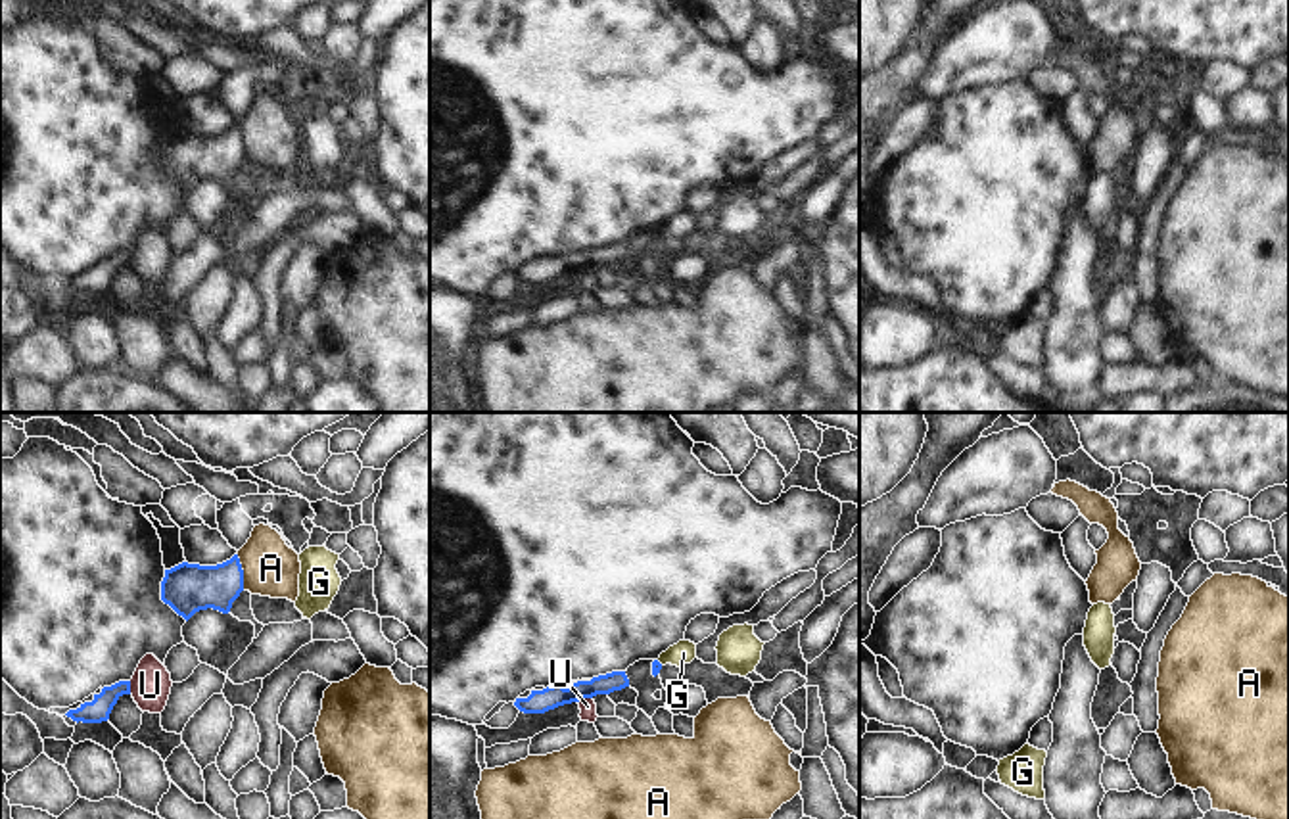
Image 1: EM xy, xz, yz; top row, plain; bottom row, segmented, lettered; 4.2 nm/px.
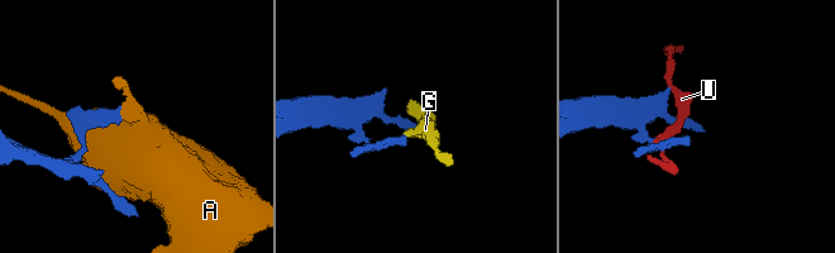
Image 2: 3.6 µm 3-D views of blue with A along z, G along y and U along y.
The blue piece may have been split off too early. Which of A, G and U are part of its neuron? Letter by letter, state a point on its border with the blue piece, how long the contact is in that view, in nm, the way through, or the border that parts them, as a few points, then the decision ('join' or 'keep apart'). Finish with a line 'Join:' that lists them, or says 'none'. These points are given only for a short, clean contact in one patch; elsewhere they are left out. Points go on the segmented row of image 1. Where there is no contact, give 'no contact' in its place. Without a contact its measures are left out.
A: xy (242, 572) | 160 nm | along xy (236, 553), (242, 564), (244, 589) | keep apart
G: xz (658, 662) | 40 nm | along xz (656, 660), (662, 664) | keep apart
U: xz (584, 697) | 70 nm | along xz (591, 697), (578, 702) | keep apart
Join: none

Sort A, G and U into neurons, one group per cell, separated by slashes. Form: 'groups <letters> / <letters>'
groups A / G / U

